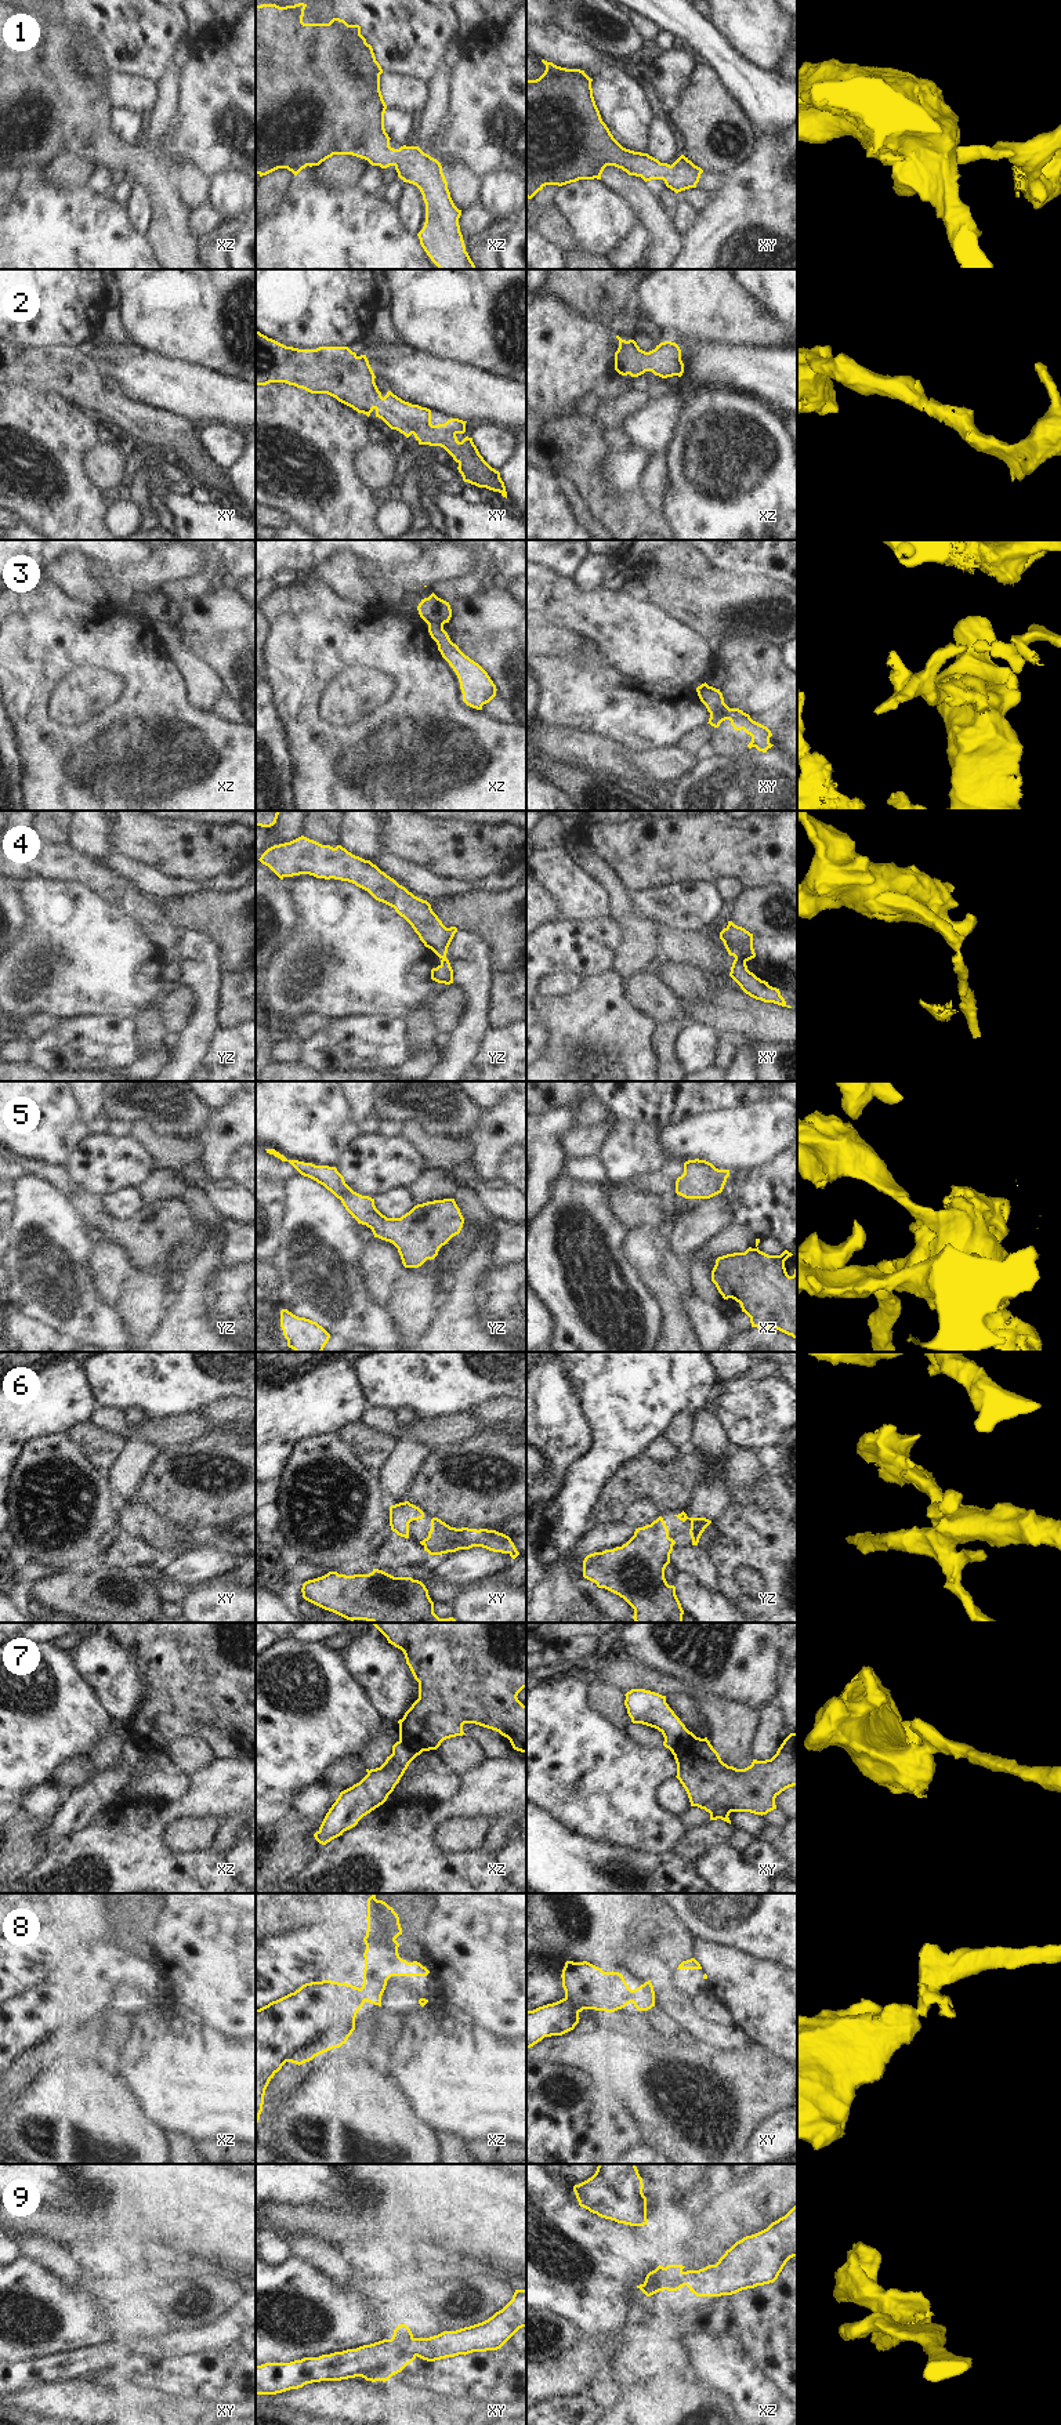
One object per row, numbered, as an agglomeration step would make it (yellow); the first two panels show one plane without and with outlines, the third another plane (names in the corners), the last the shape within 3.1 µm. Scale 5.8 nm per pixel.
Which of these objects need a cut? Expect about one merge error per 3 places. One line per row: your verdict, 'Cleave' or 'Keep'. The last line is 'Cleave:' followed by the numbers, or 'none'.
1: Keep
2: Keep
3: Cleave
4: Cleave
5: Keep
6: Keep
7: Cleave
8: Keep
9: Keep
Cleave: 3, 4, 7

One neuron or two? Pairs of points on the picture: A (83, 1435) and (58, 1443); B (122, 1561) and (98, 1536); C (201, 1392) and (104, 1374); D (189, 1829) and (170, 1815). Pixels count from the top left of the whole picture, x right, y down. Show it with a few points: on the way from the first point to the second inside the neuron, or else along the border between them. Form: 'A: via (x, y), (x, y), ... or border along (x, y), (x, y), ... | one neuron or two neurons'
A: border along (65, 1434), (90, 1463) | two neurons
B: border along (120, 1530), (98, 1554) | two neurons
C: via (177, 1383), (160, 1383), (149, 1374), (127, 1374) | one neuron
D: border along (207, 1813), (184, 1815), (173, 1820), (162, 1842) | two neurons

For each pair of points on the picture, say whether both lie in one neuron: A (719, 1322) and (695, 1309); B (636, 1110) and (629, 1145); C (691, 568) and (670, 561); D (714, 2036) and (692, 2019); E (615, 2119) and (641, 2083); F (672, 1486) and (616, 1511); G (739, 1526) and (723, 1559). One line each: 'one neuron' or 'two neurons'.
A: one neuron
B: two neurons
C: one neuron
D: one neuron
E: two neurons
F: one neuron
G: one neuron

